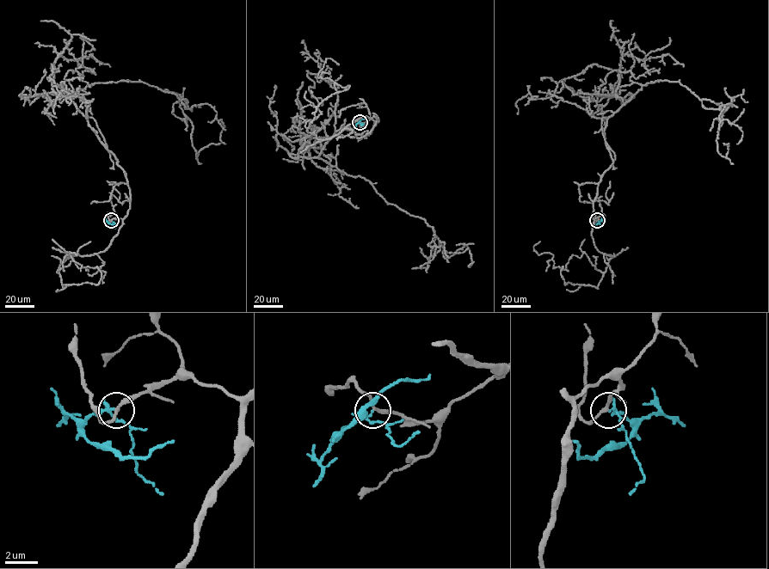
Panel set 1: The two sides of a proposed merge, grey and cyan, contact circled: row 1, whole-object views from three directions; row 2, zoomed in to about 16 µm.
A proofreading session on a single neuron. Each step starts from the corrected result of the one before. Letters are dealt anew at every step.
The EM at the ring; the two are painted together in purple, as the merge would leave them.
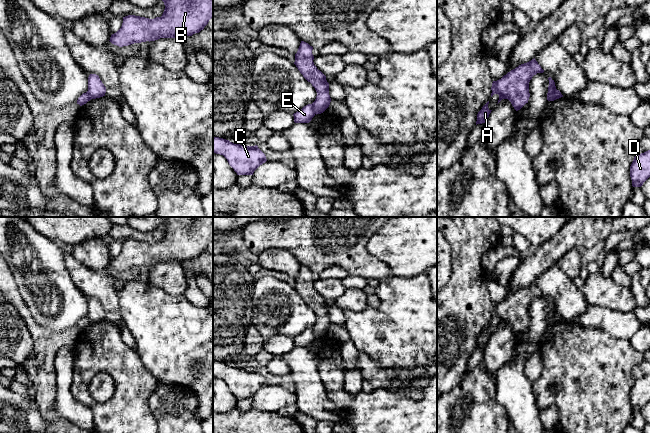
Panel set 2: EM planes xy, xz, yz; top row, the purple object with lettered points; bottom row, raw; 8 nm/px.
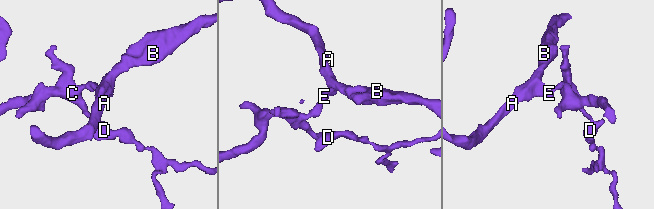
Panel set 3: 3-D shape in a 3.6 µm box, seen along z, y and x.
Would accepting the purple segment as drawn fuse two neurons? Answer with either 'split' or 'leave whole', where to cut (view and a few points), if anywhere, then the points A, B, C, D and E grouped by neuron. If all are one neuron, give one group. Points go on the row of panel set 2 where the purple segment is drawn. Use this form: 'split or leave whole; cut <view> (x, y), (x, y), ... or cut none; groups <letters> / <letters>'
split; cut yz (556, 89), (547, 95); groups A B / C D E

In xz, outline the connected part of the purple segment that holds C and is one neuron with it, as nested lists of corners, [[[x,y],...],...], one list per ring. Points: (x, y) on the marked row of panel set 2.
[[[213,137],[213,153],[223,155],[237,175],[253,175],[267,161],[257,145],[243,146],[219,137]]]

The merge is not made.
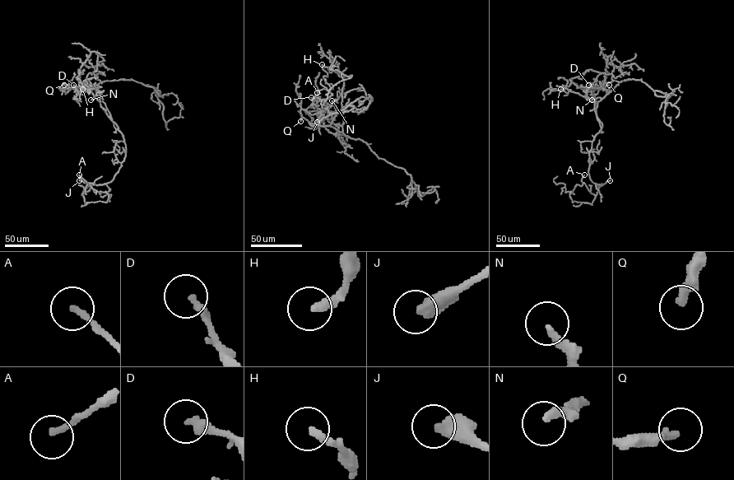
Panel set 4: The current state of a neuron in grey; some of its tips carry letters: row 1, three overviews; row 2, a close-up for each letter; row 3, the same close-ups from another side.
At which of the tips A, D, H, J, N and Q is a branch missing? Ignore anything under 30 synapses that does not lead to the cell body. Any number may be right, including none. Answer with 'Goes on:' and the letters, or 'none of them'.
Goes on: H, J, N

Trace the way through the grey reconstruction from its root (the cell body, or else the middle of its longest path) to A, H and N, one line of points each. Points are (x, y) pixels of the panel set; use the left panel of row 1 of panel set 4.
A: (116, 124), (123, 138), (126, 151), (113, 178), (109, 183), (89, 185), (82, 195), (91, 185), (79, 174)
H: (116, 124), (100, 105), (100, 91), (85, 85), (82, 89)
N: (116, 124), (95, 97), (90, 100)

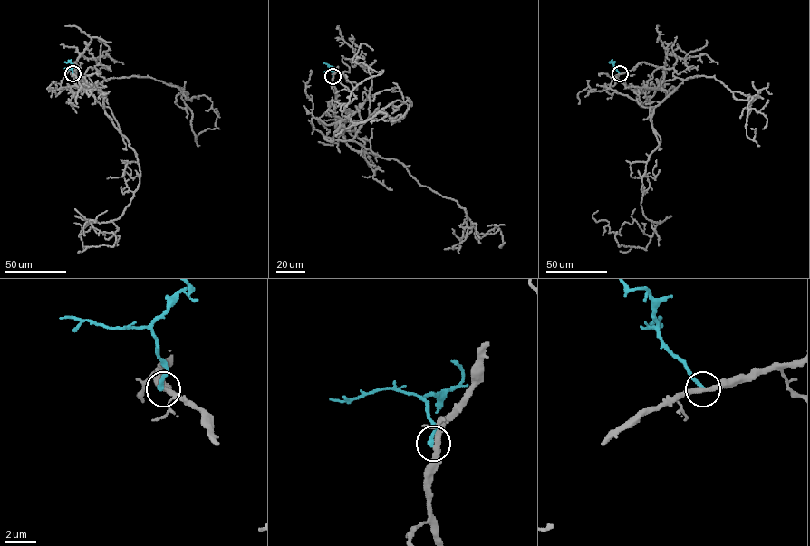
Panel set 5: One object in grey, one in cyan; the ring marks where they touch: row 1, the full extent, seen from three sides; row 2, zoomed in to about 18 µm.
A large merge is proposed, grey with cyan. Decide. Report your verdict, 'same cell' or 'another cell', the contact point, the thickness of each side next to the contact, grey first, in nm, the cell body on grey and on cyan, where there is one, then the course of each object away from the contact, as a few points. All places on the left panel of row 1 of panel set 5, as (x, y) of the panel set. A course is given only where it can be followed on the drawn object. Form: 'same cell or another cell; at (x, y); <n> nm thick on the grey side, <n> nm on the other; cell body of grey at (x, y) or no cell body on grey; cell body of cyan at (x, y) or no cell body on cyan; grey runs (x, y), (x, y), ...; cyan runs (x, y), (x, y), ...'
another cell; at (72, 73); 320 nm thick on the grey side, 280 nm on the other; no cell body on grey; no cell body on cyan; grey runs (72, 73), (139, 171), (84, 249), (114, 244), (89, 221), (107, 210); cyan runs (72, 73), (74, 66), (64, 62)

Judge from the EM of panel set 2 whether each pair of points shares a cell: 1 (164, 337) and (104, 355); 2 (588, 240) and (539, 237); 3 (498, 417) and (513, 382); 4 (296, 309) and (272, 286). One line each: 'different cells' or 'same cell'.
1: different cells
2: different cells
3: different cells
4: same cell

